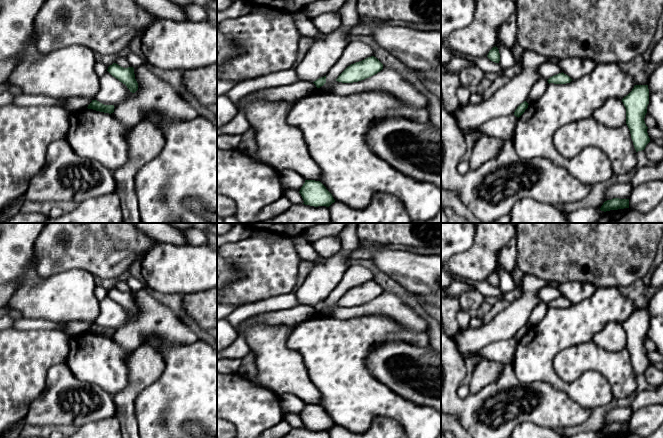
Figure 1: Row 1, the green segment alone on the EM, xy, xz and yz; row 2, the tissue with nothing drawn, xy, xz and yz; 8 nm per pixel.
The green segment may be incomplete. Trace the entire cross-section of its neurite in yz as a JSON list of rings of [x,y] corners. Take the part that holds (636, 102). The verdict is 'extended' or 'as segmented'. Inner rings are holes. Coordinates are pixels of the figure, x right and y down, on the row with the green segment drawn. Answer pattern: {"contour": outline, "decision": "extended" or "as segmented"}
{"contour": [[[635,85],[622,102],[626,108],[626,124],[630,130],[634,148],[636,152],[642,151],[650,142],[648,127],[644,121],[649,104],[648,85]]], "decision": "as segmented"}

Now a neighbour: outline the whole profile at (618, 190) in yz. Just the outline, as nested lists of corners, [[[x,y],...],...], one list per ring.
[[[614,183],[604,193],[604,200],[607,201],[613,198],[629,199],[632,191],[631,183]]]

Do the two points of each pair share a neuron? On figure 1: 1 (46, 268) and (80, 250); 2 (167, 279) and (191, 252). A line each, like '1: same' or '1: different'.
1: same
2: same

